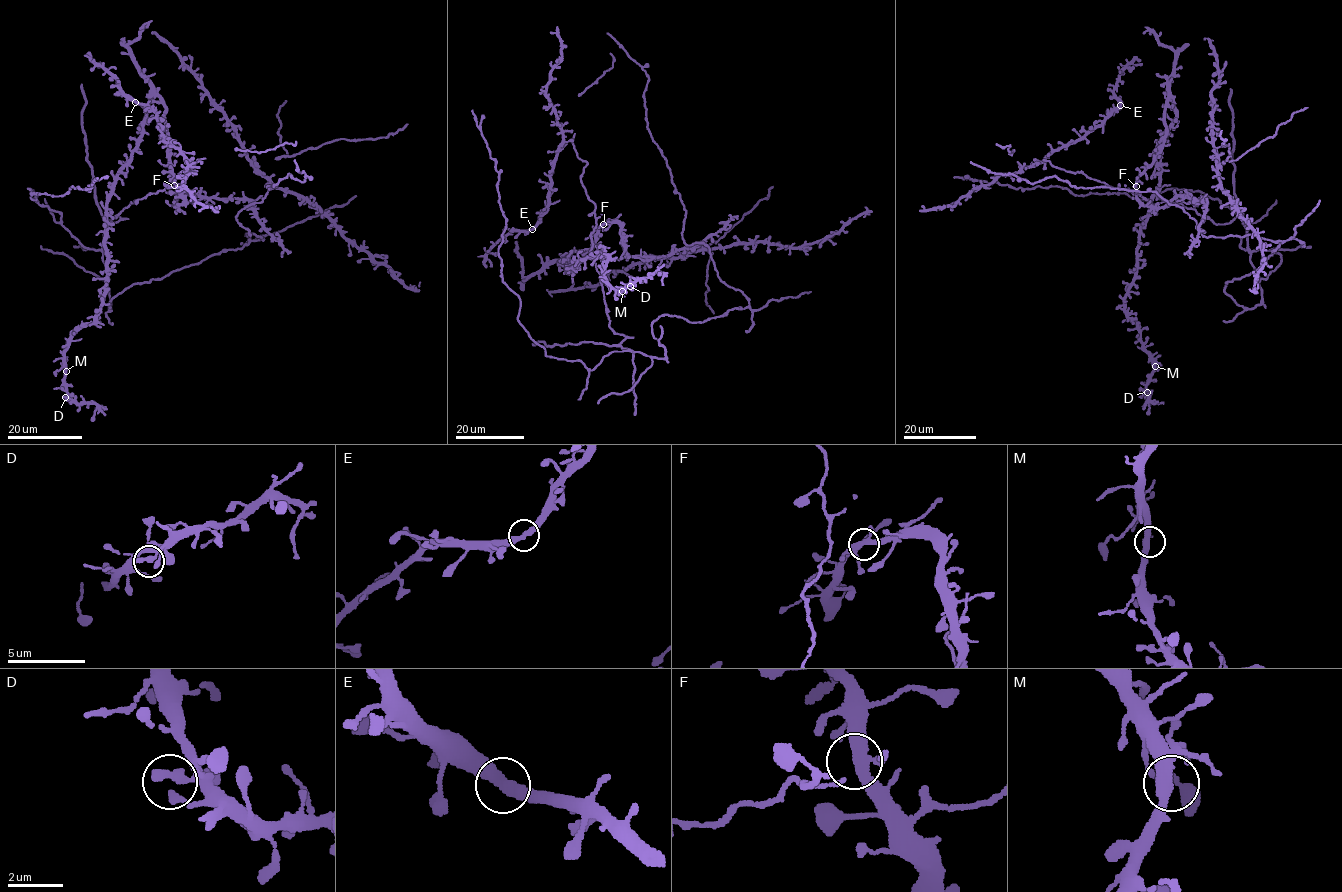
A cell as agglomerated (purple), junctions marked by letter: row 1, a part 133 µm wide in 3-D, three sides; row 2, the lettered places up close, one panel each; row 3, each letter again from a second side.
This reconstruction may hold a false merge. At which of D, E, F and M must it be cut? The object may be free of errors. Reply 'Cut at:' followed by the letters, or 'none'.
Cut at: none

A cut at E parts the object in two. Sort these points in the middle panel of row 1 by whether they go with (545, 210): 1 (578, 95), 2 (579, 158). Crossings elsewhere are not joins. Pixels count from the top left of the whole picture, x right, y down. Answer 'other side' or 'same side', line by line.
1: other side
2: other side

